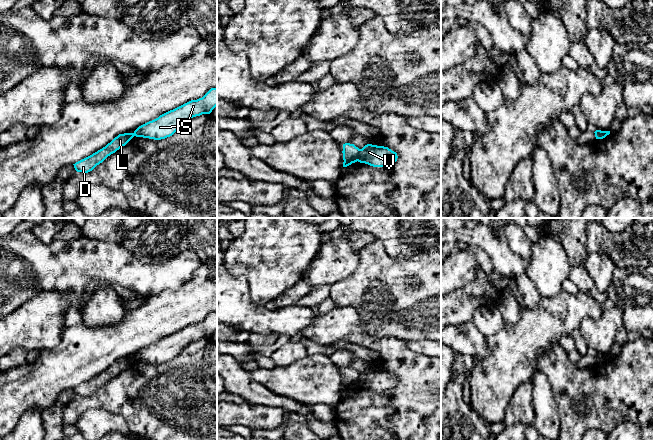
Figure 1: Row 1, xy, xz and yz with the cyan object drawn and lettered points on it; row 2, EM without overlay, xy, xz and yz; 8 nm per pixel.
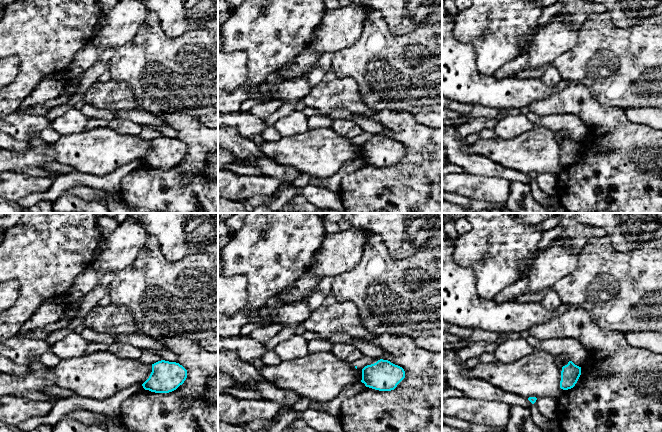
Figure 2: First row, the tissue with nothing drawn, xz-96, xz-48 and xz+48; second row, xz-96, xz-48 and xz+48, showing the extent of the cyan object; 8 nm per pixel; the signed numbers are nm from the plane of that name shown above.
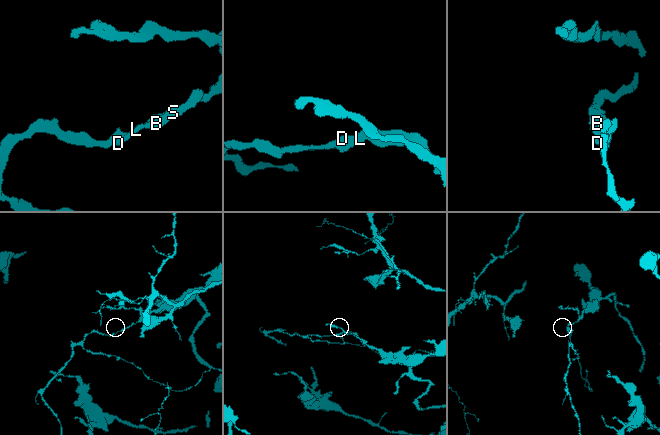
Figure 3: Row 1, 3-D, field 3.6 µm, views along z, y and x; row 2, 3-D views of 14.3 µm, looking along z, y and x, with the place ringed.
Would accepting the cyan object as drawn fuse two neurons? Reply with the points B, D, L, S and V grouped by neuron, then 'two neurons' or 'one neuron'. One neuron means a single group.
B S V / D L; two neurons

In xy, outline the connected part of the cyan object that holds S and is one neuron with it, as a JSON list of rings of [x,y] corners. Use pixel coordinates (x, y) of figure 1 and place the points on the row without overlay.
[[[217,311],[211,312],[202,322],[191,324],[158,342],[139,350],[134,360],[161,364],[172,360],[189,343],[210,338],[217,330]]]

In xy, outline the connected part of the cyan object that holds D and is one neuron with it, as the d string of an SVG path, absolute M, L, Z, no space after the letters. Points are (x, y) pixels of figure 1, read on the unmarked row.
M133 357L119 358L105 371L93 377L92 379L76 386L74 392L77 396L88 397L92 395L97 389L102 387L108 380L115 377L117 374L125 370L132 362Z

